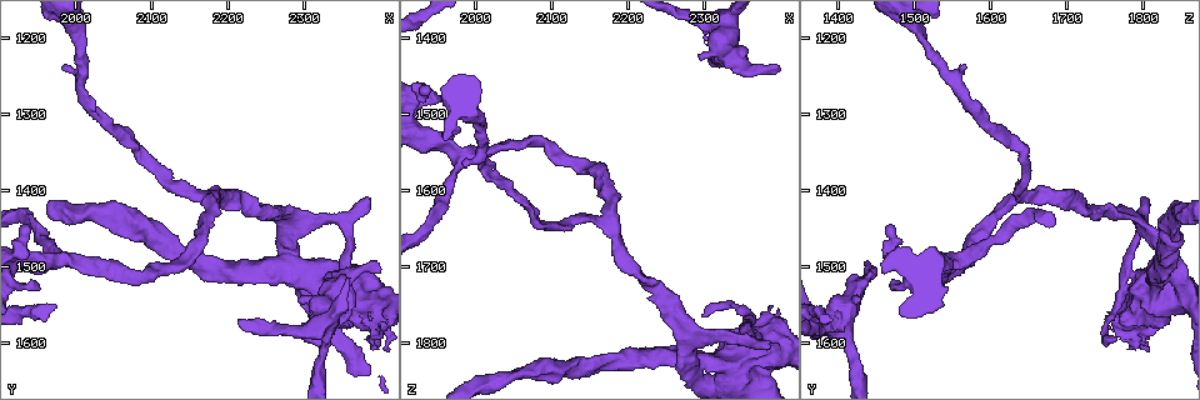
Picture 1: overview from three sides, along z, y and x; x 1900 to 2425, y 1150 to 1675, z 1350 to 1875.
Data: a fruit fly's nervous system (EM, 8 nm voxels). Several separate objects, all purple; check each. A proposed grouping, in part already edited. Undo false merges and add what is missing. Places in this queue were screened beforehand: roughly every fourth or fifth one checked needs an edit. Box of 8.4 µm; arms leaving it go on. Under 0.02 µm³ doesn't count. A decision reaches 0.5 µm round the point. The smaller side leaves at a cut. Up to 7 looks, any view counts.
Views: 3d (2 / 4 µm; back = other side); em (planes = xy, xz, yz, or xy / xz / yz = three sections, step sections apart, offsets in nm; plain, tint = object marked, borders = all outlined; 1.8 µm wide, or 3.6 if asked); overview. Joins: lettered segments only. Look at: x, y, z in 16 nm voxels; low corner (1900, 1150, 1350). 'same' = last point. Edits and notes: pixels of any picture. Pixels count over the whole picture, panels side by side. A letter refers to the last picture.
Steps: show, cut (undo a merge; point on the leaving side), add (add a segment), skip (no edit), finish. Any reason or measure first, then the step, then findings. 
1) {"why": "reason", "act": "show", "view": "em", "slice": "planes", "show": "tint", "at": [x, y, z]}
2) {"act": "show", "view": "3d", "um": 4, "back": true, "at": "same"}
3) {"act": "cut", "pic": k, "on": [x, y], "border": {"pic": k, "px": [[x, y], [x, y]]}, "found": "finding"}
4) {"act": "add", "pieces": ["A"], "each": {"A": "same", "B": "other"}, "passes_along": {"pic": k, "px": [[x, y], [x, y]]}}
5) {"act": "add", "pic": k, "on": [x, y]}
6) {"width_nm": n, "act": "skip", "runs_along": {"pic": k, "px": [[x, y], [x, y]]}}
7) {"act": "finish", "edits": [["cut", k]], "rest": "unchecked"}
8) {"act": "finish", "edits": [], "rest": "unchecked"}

{"why": "free end", "act": "show", "view": "em", "slice": "planes", "show": "borders", "at": [2400, 1580, 1755]}

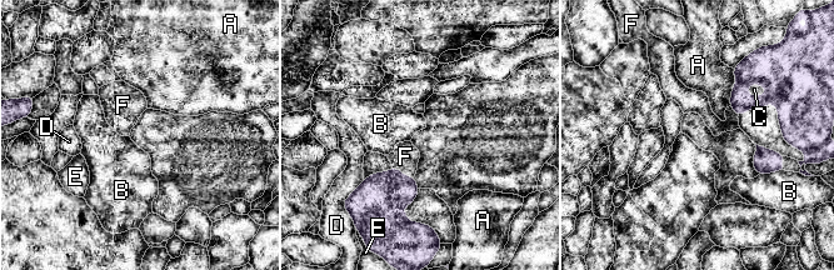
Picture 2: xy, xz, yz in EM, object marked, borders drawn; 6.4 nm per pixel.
{"act": "skip", "each": {"A": "other", "B": "other", "C": "other", "D": "other", "E": "other", "F": "other"}, "border": {"pic": 2, "px": [[780, 170], [758, 175]]}, "found": "none of them fits"}

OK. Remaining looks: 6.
{"why": "touches itself", "act": "show", "view": "3d", "um": 4, "at": [2285, 1495, 1825]}

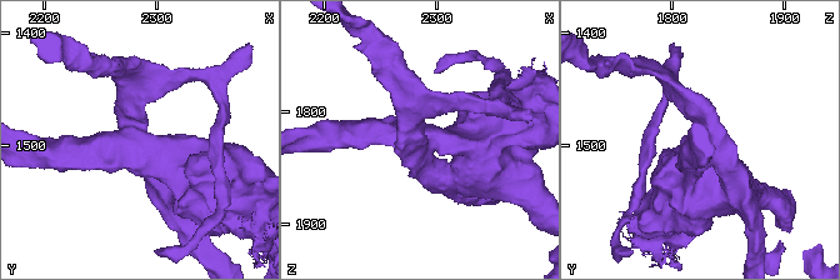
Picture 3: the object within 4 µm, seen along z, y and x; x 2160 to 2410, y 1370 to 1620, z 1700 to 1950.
{"act": "show", "view": "em", "slice": "xy", "step": 8, "show": "tint", "at": [2284, 1494, 1824]}

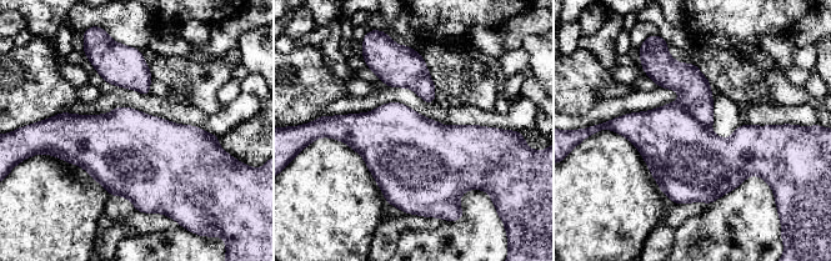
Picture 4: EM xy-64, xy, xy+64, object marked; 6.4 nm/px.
{"act": "show", "view": "em", "slice": "planes", "show": "borders", "at": "same"}

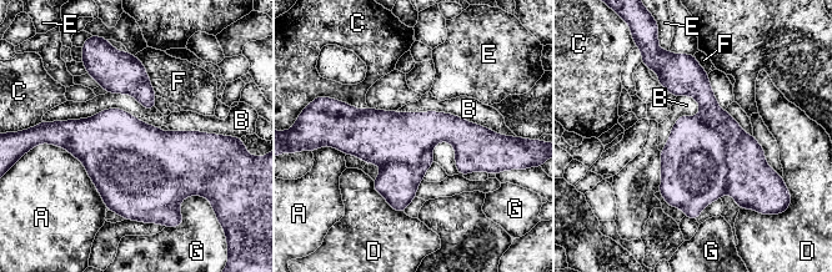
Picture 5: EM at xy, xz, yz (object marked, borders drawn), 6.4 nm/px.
{"act": "cut", "pic": 5, "on": [751, 181], "each": {"A": "other", "B": "other", "C": "other", "D": "other", "E": "other", "F": "other", "G": "other"}, "part_leaving": {"pic": 5, "px": [[662, 70], [735, 137], [737, 197]]}, "found": "a second neuron is stuck on"}

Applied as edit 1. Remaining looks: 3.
{"why": "see it whole again", "act": "show", "view": "overview"}

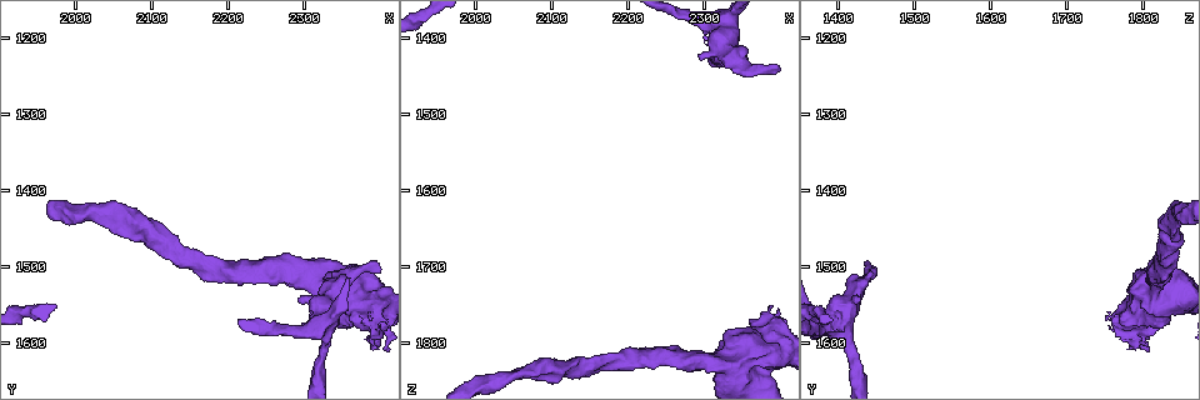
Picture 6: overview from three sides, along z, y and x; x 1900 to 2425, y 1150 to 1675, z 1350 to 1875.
{"why": "an open end", "act": "show", "view": "em", "slice": "xy", "step": 16, "show": "tint", "at": [2395, 1495, 1440]}

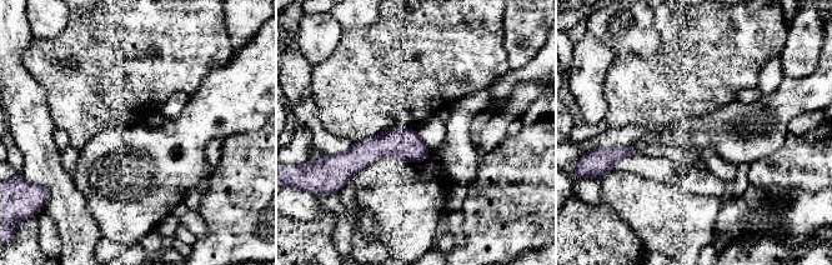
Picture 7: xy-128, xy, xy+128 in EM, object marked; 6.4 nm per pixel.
{"act": "show", "view": "em", "slice": "planes", "show": "borders", "at": "same"}

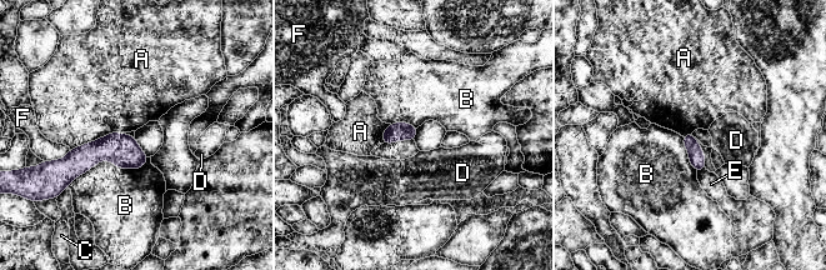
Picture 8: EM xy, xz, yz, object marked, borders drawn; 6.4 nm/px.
{"act": "skip", "each": {"A": "other", "B": "other", "C": "other", "D": "other", "E": "other", "F": "other"}, "border": {"pic": 8, "px": [[116, 131], [111, 131], [70, 150]]}, "found": "none of them fits"}

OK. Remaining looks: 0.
{"act": "finish", "edits": [["cut", 5]], "rest": "unchecked"}

